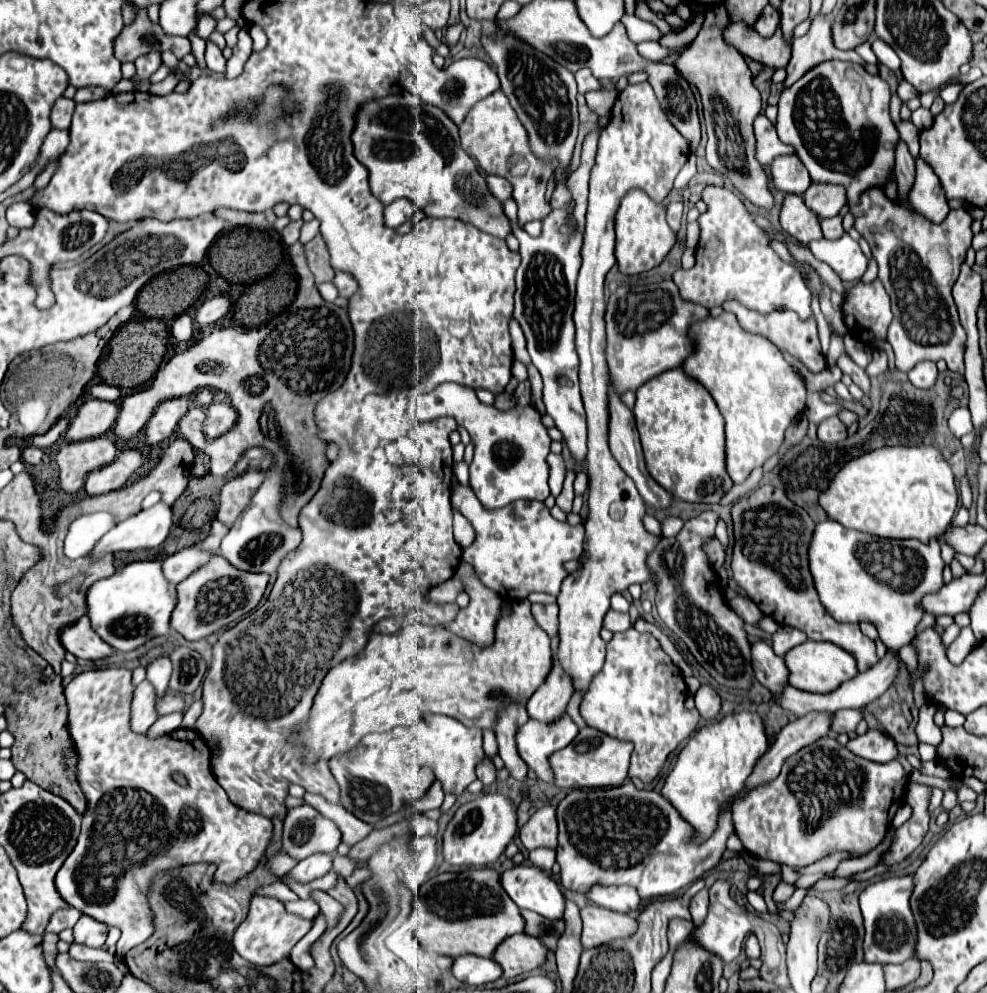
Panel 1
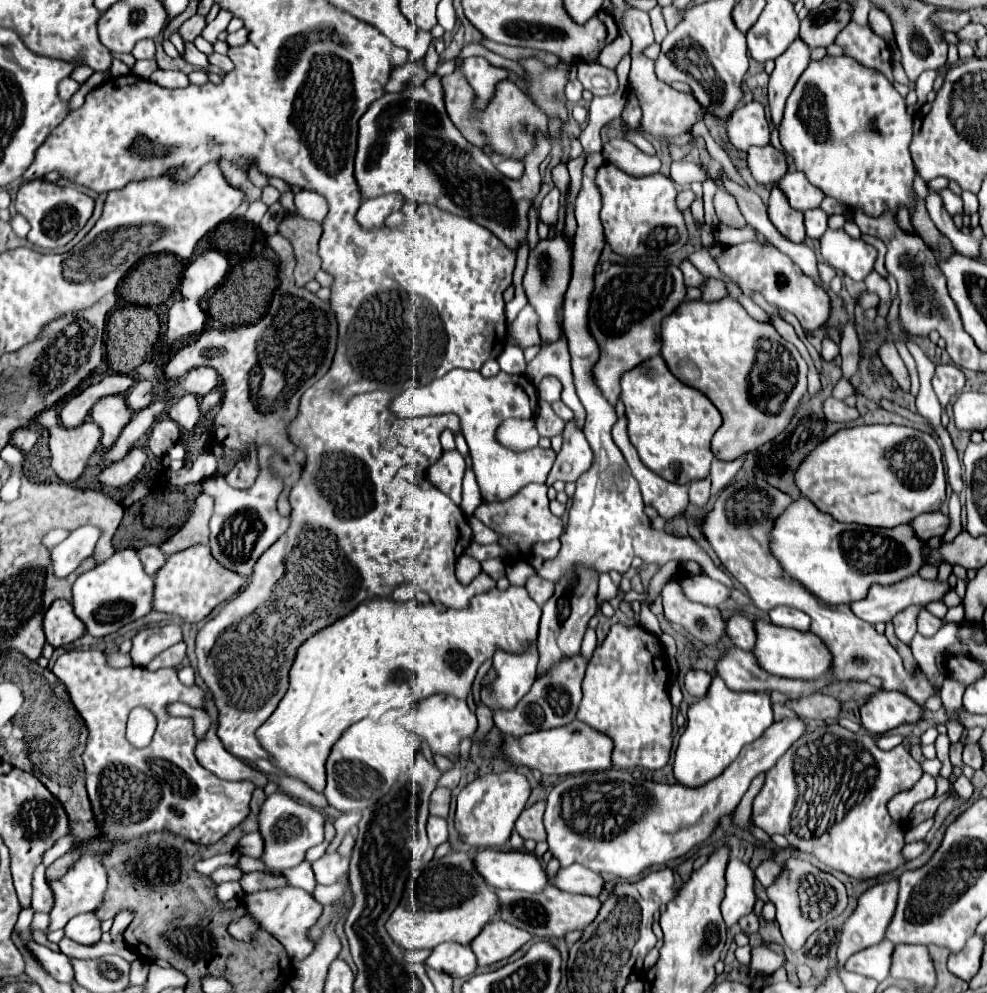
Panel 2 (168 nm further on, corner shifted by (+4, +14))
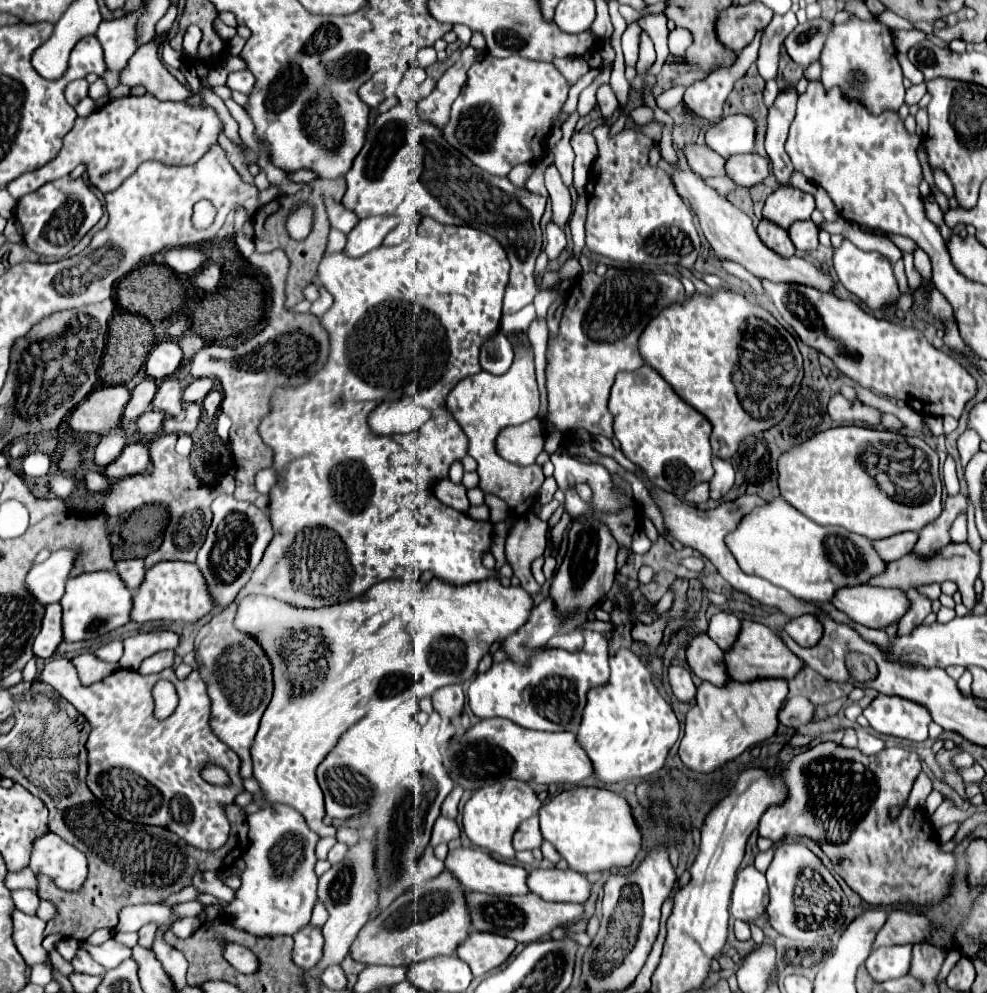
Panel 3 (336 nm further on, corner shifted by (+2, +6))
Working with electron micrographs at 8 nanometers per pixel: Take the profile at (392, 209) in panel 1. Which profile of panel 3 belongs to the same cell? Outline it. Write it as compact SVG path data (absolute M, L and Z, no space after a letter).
M369 216L347 234L347 246L343 248L349 256L363 256L365 252L381 246L383 238L399 224L397 216Z

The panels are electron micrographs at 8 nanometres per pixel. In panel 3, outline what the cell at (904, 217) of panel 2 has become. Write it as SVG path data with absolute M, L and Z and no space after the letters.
M915 248L915 250L913 250L913 256L915 256L915 268L917 268L925 278L929 278L929 276L931 276L929 256L927 256L921 248Z

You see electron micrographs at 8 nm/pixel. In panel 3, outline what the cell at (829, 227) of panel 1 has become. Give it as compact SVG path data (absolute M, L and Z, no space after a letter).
M799 220L789 228L789 236L797 250L813 252L819 246L819 228L813 220Z

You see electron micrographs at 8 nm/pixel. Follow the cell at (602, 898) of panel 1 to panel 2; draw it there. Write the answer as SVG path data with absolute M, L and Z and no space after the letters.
M573 864L569 868L559 868L549 882L565 892L573 894L587 894L587 896L599 896L603 880L597 872L583 868L581 864Z

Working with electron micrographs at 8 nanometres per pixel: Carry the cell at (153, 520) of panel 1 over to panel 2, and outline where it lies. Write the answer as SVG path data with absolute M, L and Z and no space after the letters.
M81 526L73 530L63 542L53 546L49 552L53 574L57 578L67 578L85 558L93 554L99 536L101 532L95 526Z

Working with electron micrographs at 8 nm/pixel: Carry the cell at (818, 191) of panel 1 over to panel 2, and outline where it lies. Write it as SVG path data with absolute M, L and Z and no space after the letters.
M789 170L781 180L777 180L775 186L783 190L787 202L799 212L805 212L809 208L819 208L821 200L825 198L825 194L817 186L809 184L807 176L797 170Z

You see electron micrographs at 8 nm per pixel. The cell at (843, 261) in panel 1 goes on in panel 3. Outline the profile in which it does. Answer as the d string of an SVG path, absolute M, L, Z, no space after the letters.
M843 240L843 244L839 248L833 248L833 270L839 278L839 282L849 292L859 296L875 312L881 310L885 304L895 302L899 298L893 268L891 268L889 260L879 252L863 252L855 244L851 244L849 240Z

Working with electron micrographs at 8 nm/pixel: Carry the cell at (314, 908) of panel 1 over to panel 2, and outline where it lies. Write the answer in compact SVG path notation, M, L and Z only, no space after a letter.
M277 888L277 890L263 890L255 894L243 894L243 904L251 912L253 920L259 922L267 932L271 932L287 950L293 962L307 958L313 950L313 940L309 938L309 930L317 924L319 916L323 914L323 906L313 900L313 896L301 888Z

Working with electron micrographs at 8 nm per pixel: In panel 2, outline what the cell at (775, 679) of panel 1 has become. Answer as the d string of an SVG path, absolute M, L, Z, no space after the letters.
M733 614L731 618L727 618L725 632L735 646L739 646L743 650L753 650L757 636L753 630L753 622L749 618L745 618L743 614Z

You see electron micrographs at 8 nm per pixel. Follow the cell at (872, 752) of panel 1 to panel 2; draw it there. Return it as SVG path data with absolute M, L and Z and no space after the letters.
M875 692L861 706L861 722L873 734L883 734L901 724L915 724L923 718L923 708L901 692Z

